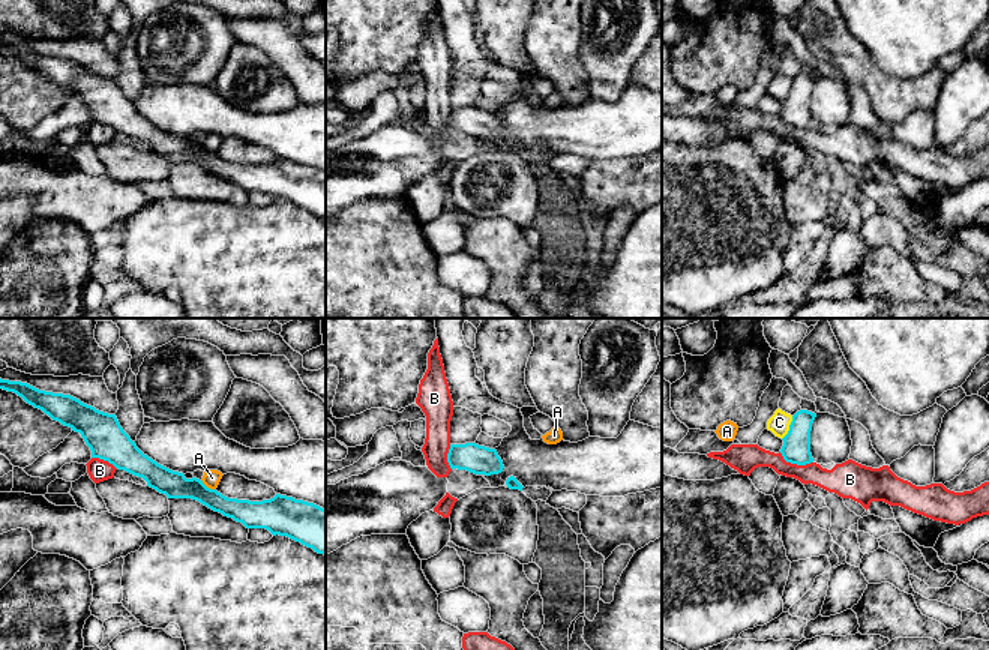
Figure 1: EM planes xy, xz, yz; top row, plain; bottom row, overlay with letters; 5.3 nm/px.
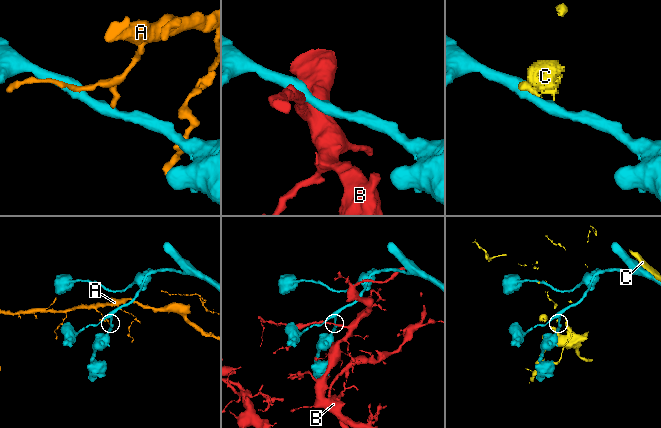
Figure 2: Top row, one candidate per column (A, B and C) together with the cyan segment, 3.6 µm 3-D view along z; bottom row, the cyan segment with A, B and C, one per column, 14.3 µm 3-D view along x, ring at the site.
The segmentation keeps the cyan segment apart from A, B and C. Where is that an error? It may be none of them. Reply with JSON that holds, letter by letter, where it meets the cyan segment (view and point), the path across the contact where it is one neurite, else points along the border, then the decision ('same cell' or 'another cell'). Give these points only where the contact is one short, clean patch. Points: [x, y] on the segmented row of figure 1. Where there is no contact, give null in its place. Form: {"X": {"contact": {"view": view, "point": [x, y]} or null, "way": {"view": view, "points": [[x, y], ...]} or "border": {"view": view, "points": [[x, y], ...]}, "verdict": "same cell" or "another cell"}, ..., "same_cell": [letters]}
{"A": {"contact": {"view": "xy", "point": [206, 487]}, "border": {"view": "xy", "points": [[201, 479], [215, 490]]}, "verdict": "another cell"}, "B": {"contact": {"view": "yz", "point": [796, 463]}, "border": {"view": "yz", "points": [[779, 452], [791, 463], [812, 463]]}, "verdict": "another cell"}, "C": {"contact": {"view": "yz", "point": [790, 428]}, "verdict": "another cell"}, "same_cell": []}

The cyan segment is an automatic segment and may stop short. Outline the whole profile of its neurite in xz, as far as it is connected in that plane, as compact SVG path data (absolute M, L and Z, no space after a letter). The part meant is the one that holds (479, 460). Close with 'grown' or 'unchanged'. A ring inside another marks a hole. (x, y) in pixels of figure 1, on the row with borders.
M476 443L450 444L447 453L450 468L467 470L474 474L498 474L504 465L495 449Z | unchanged

